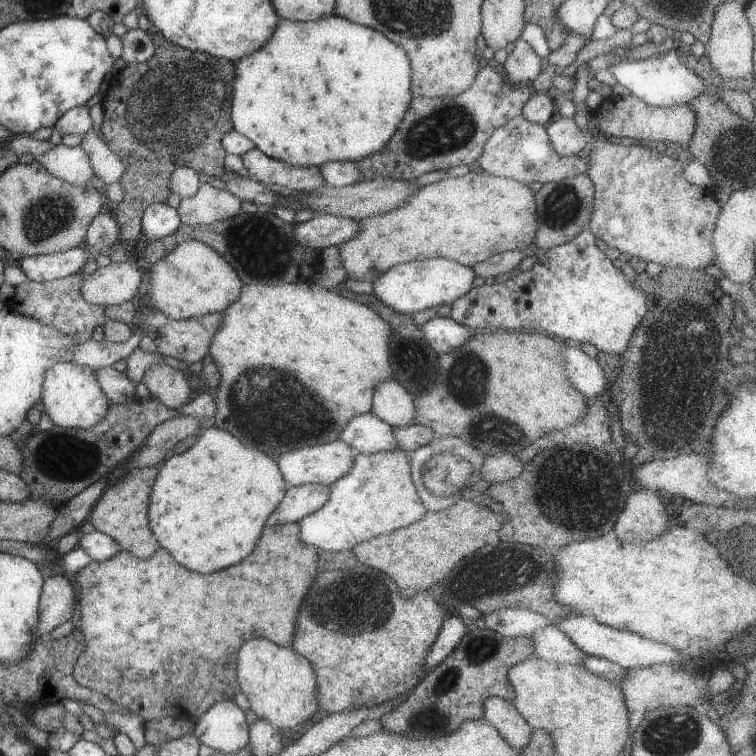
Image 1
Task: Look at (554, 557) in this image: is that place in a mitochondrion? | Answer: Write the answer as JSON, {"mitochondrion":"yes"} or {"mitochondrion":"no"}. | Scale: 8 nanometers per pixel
{"mitochondrion":"no"}

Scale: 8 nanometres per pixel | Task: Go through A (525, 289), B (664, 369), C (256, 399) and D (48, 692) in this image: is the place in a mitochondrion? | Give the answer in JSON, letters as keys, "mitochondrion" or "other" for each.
{"A":"other","B":"mitochondrion","C":"mitochondrion","D":"other"}

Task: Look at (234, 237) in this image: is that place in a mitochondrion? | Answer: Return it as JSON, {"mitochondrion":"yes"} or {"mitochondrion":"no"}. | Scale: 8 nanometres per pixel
{"mitochondrion":"yes"}

